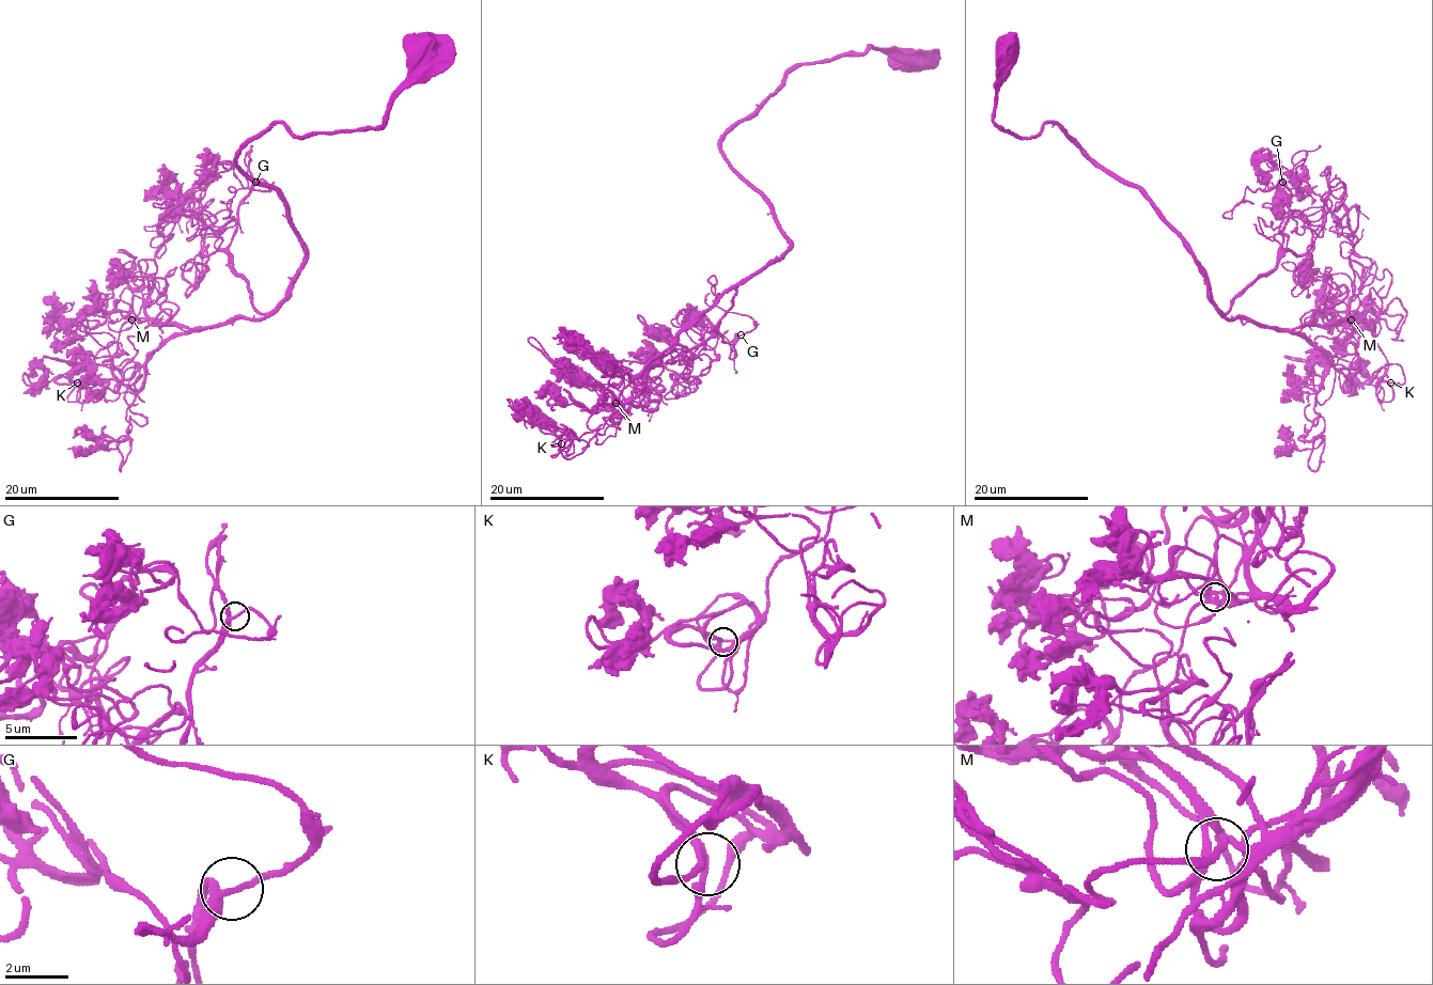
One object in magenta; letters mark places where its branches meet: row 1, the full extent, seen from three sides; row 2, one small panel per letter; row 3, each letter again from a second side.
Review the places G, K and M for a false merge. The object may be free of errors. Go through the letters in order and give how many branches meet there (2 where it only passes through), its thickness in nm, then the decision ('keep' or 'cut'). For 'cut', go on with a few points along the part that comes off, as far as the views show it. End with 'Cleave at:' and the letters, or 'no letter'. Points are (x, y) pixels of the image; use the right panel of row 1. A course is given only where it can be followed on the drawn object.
G: 3 | 260 nm | keep
K: 3 | 200 nm | keep
M: 3 | 200 nm | keep
Cleave at: no letter

